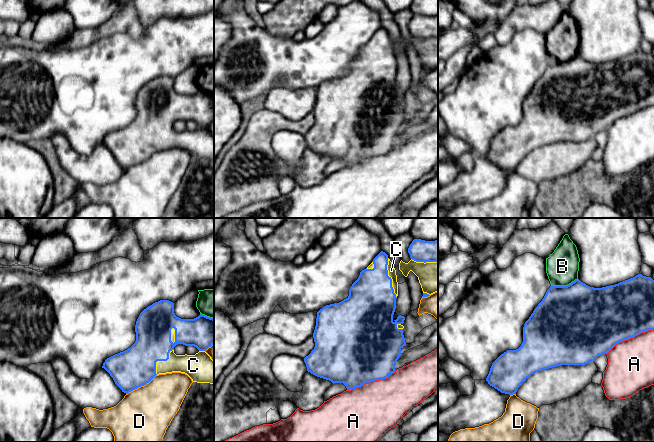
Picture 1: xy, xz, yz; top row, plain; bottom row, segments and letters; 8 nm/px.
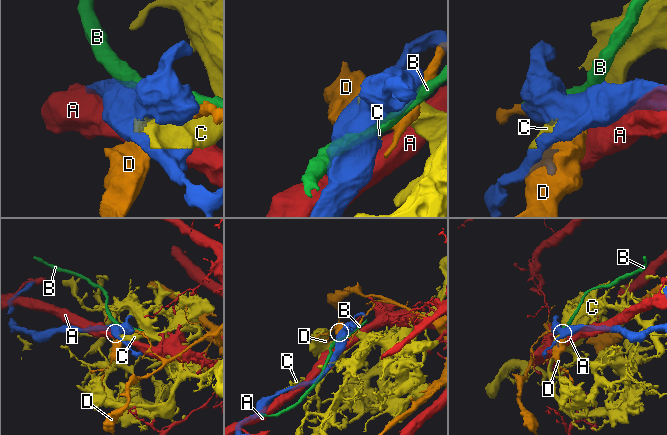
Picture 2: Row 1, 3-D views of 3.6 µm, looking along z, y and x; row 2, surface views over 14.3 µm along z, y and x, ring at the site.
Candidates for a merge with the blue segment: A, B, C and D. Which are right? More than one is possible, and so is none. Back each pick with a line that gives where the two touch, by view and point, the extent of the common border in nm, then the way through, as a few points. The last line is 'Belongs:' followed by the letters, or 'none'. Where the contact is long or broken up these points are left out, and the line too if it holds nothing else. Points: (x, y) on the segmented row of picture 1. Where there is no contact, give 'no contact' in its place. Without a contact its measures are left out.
C: xz (390, 278) | 320 nm
Belongs: C

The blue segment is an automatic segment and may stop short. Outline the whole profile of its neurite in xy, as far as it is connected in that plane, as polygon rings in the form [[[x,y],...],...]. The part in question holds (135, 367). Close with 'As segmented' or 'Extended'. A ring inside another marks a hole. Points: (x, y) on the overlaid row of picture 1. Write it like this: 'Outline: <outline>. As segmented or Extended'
Outline: [[[160,300],[144,309],[135,325],[136,341],[127,350],[105,360],[104,368],[115,384],[128,394],[146,385],[156,375],[172,372],[187,374],[193,382],[214,385],[214,360],[205,352],[214,344],[214,319],[200,314],[194,319],[181,319],[174,313],[174,303]],[[178,344],[194,346],[199,352],[195,355],[176,355],[174,347]]]. Extended

